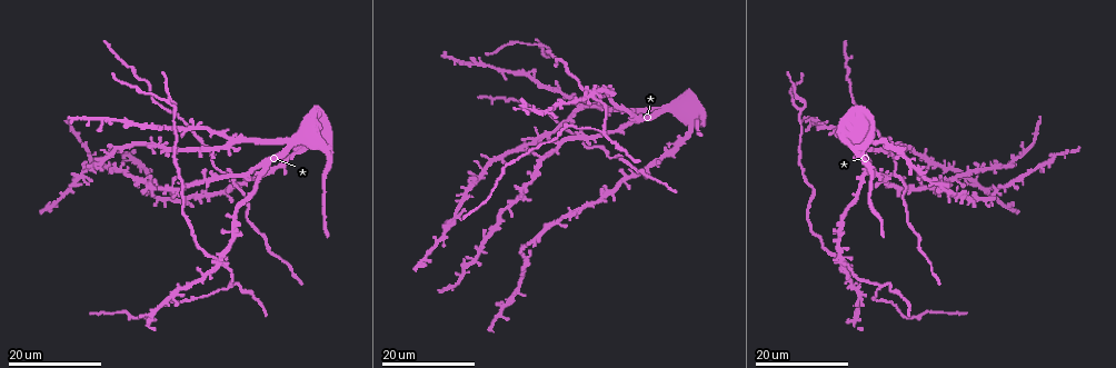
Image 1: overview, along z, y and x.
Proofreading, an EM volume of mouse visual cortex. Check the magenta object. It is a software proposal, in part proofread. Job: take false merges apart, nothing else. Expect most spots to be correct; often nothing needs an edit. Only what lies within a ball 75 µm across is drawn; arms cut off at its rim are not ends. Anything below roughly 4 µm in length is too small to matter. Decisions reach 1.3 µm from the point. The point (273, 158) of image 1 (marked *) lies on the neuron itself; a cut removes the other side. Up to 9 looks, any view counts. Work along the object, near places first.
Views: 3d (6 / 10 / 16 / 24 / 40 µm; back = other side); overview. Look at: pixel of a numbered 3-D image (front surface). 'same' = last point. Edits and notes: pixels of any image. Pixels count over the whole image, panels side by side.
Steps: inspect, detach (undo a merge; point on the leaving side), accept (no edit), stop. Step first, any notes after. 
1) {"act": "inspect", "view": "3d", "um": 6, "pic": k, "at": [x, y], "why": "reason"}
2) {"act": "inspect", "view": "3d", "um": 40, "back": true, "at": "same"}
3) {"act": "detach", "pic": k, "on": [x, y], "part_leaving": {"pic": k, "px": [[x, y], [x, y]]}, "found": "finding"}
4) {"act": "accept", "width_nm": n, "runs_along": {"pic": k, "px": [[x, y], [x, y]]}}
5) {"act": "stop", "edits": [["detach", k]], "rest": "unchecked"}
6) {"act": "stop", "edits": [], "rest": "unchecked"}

{"act": "inspect", "view": "3d", "um": 16, "pic": 1, "at": [593, 146]}

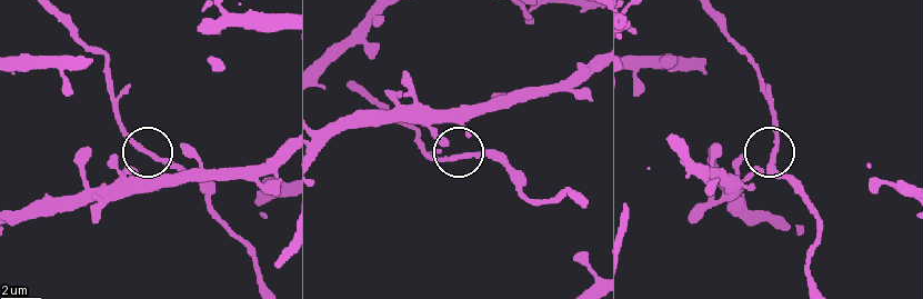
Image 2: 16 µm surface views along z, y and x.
{"act": "inspect", "view": "3d", "um": 10, "pic": 2, "at": [772, 156]}

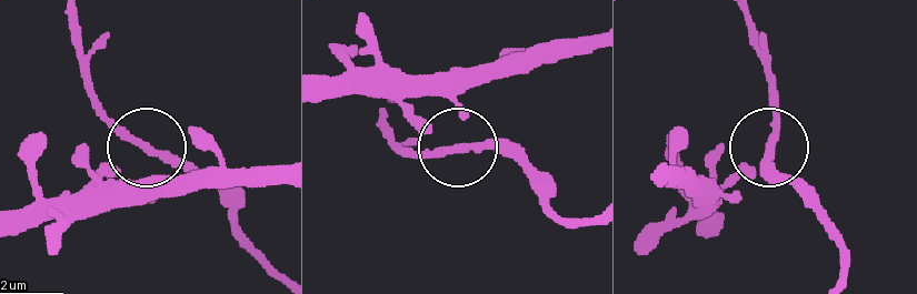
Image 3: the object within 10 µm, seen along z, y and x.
{"act": "accept", "arms": 3, "found": "all the same neuron"}

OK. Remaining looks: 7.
{"act": "inspect", "view": "3d", "um": 16, "pic": 1, "at": [844, 259]}

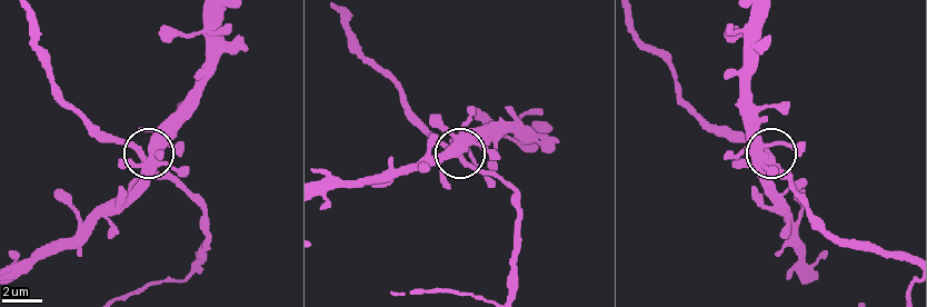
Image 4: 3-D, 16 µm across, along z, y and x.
{"act": "inspect", "view": "3d", "um": 6, "pic": 4, "at": [141, 159]}

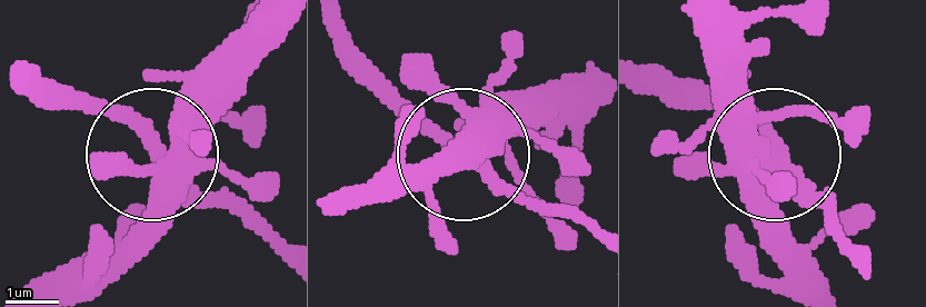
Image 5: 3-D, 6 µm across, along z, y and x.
{"act": "accept", "found": "all the same neuron"}

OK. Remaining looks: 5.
{"act": "inspect", "view": "3d", "um": 24, "pic": 1, "at": [602, 134], "why": "branch point"}

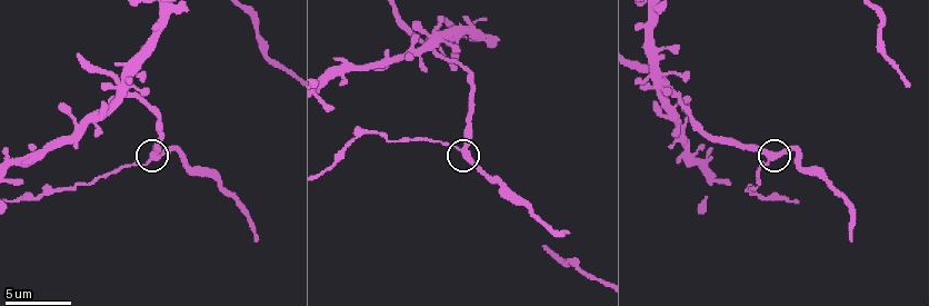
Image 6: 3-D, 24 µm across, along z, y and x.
{"act": "inspect", "view": "3d", "um": 6, "pic": 6, "at": [467, 151]}

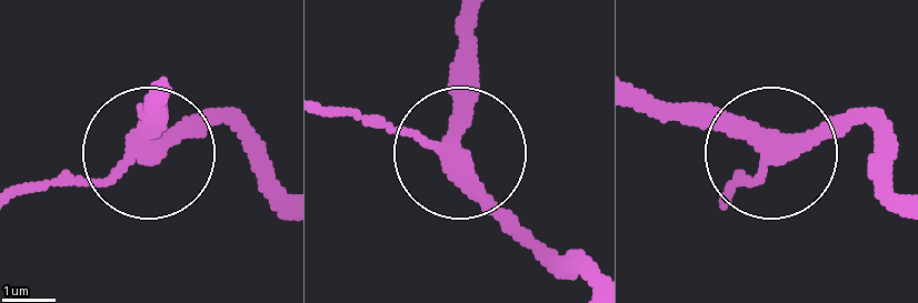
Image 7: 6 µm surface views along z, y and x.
{"act": "accept", "runs_along": {"pic": 7, "px": [[162, 84], [153, 147], [237, 111]]}, "found": "one neuron here"}

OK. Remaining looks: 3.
{"act": "inspect", "view": "3d", "um": 24, "pic": 1, "at": [173, 109], "why": "three-way junction"}

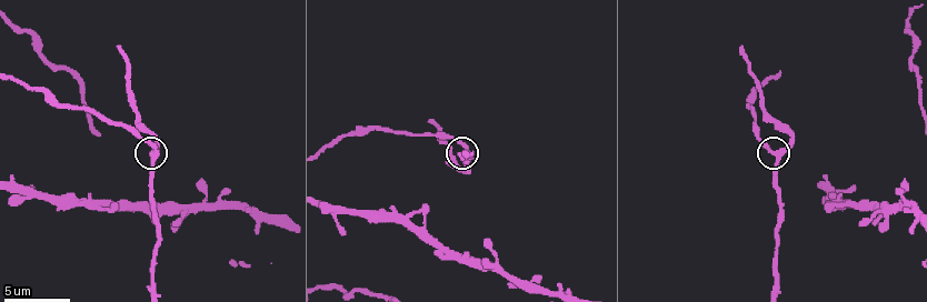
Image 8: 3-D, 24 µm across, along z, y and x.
{"act": "inspect", "view": "3d", "um": 10, "pic": 8, "at": [779, 152], "why": "zoom in"}

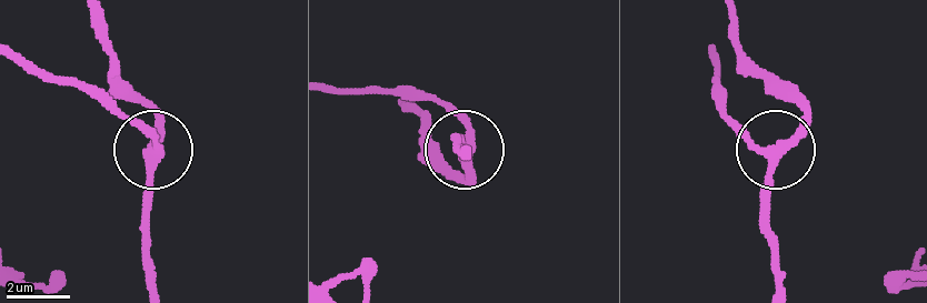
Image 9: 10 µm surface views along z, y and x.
{"act": "accept", "runs_along": {"pic": 9, "px": [[775, 286], [767, 167], [796, 127], [798, 90]]}, "found": "continuous, no second neuron"}

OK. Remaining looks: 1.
{"act": "stop", "edits": [], "rest": "unchecked"}

